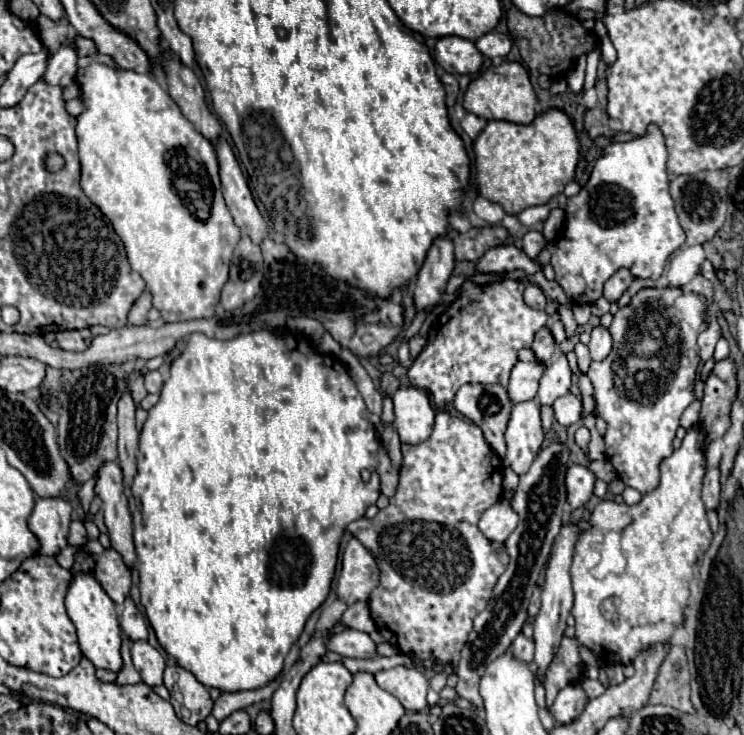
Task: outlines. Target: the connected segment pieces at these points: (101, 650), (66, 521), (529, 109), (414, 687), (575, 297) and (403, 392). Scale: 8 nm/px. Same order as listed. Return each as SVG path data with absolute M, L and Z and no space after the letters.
M75 572L73 574L67 596L65 596L65 608L67 608L71 622L77 628L82 655L89 658L95 664L95 668L119 672L123 666L123 660L119 654L121 636L119 636L119 624L117 624L117 610L115 610L113 600L101 588L101 584L93 572Z
M37 498L29 516L29 530L39 540L43 556L57 556L67 546L71 524L71 504L63 498Z
M501 62L499 66L493 66L481 76L477 76L469 84L465 92L465 100L463 100L463 106L467 112L473 112L485 120L507 120L513 124L523 124L523 126L535 120L537 116L535 104L537 104L537 96L529 82L529 74L517 62Z
M397 666L375 674L375 682L389 694L393 694L407 712L427 710L427 690L429 682L425 674L417 668Z
M649 126L649 132L641 138L609 144L603 150L601 158L595 162L589 182L581 188L577 196L567 200L567 226L563 238L553 242L551 266L555 268L557 284L565 290L567 298L573 304L593 304L597 298L601 298L603 284L619 268L627 268L635 278L657 280L663 274L665 260L669 258L669 254L685 242L685 232L679 226L675 204L669 194L665 162L667 150L663 134L657 126Z
M405 386L393 394L395 404L395 430L401 436L401 442L419 444L433 430L435 410L431 406L429 394L423 388Z

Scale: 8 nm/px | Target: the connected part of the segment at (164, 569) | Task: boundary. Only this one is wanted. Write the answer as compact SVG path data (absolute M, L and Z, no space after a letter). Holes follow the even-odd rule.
M259 330L259 332L251 332L251 334L245 334L245 336L237 336L233 340L211 340L207 338L205 334L191 334L187 338L187 346L183 350L183 354L173 360L171 364L171 376L169 380L165 382L163 390L161 390L161 398L159 402L149 410L149 418L147 422L143 424L143 432L141 432L141 440L139 440L139 452L137 452L137 476L135 476L135 482L133 482L133 496L135 496L135 512L133 512L133 528L135 528L135 550L137 550L137 568L139 568L139 590L141 590L141 604L145 608L145 614L157 634L157 640L161 644L161 648L173 656L177 660L177 664L181 664L181 668L189 670L197 680L201 680L201 684L209 686L209 688L217 688L221 692L241 692L241 690L257 690L257 688L263 688L267 686L269 682L273 682L281 670L283 670L283 662L285 662L285 656L289 654L293 642L301 636L303 632L303 626L307 622L307 618L313 614L313 610L317 610L329 590L331 590L331 580L333 580L333 574L335 574L335 566L337 566L337 554L339 554L339 542L341 542L341 536L345 532L345 526L357 518L361 518L365 514L365 510L377 502L379 498L379 476L377 476L377 464L379 464L379 458L377 458L377 450L379 450L379 444L377 444L377 438L375 438L375 428L373 424L369 426L369 410L361 398L361 394L357 392L355 388L355 382L351 380L345 364L335 358L335 356L327 356L327 354L317 354L311 346L311 342L305 338L305 336L295 336L295 334L271 334L271 332L265 332L265 330ZM367 468L371 472L371 480L369 482L363 482L361 480L361 470Z

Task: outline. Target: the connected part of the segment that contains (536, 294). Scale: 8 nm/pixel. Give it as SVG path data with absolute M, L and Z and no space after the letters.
M527 284L523 296L525 296L525 304L527 306L531 306L535 310L545 310L547 298L545 298L545 294L541 292L541 288L537 284Z

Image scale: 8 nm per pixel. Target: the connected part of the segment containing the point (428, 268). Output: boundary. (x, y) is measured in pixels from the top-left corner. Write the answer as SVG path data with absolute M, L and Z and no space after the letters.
M449 236L435 238L427 252L425 264L417 274L417 284L415 284L417 310L451 302L451 296L445 294L445 284L453 274L453 268L455 268L455 258L453 258L451 238Z

